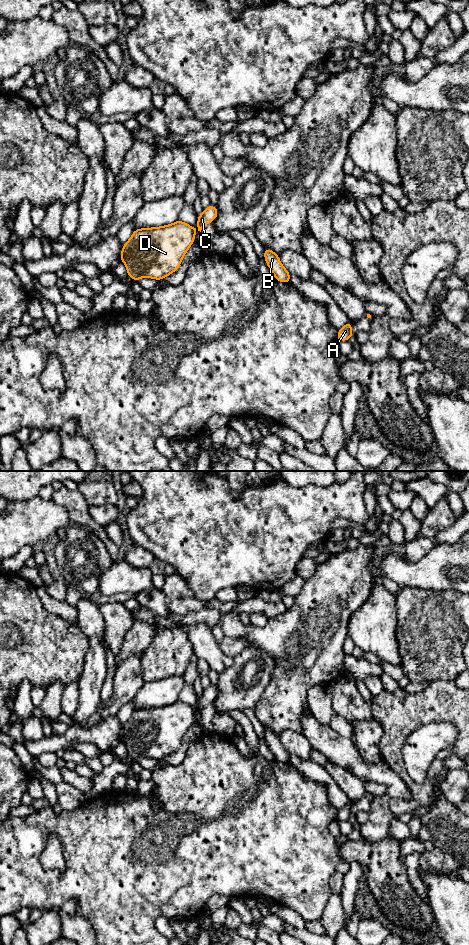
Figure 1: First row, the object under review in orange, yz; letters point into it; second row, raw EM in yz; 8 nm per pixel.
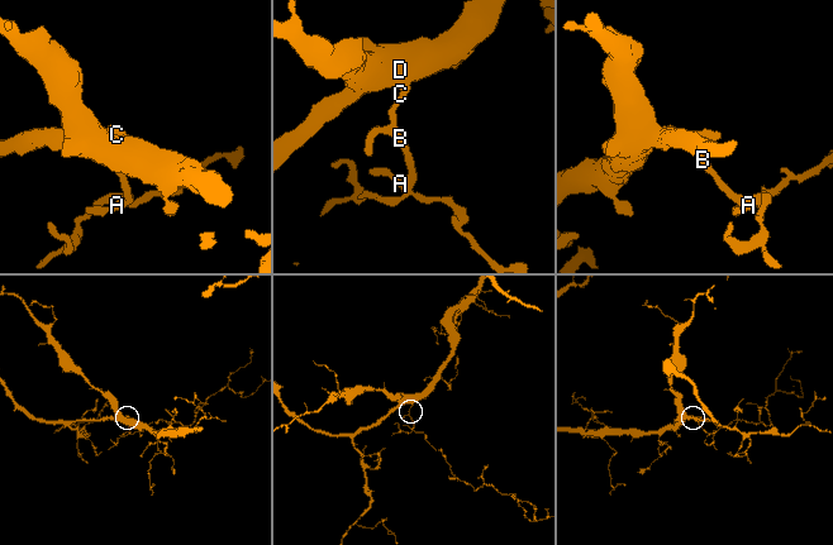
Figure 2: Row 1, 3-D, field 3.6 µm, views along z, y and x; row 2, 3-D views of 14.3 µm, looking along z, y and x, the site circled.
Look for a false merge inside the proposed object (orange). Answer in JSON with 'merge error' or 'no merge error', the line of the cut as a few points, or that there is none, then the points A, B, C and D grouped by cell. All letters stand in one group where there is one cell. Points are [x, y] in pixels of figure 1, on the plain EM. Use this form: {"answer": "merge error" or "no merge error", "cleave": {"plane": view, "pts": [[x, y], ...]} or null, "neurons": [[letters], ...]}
{"answer": "no merge error", "cleave": null, "neurons": [["A", "B", "C", "D"]]}

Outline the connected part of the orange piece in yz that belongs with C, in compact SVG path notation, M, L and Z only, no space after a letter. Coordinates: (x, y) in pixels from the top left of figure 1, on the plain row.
M210 685L209 687L205 688L203 693L197 697L198 711L201 712L202 708L206 704L215 700L217 695L218 695L218 689L215 686Z

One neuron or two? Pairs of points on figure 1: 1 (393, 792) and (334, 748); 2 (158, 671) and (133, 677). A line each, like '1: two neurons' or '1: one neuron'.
1: one neuron
2: two neurons

